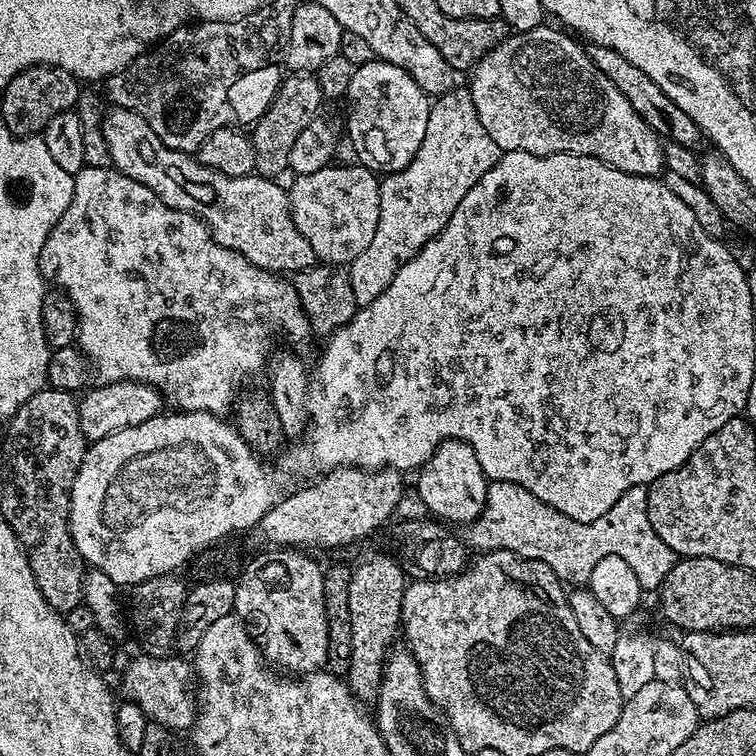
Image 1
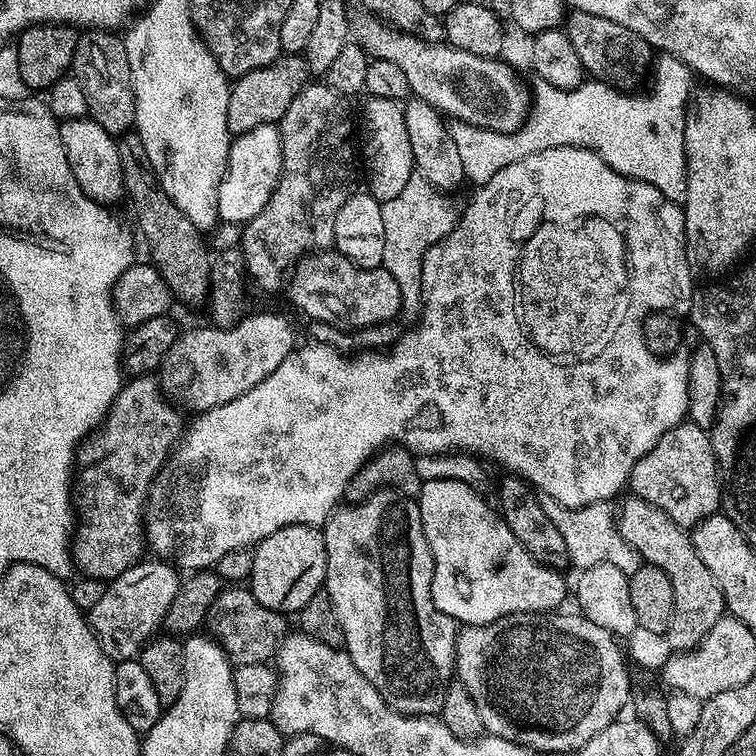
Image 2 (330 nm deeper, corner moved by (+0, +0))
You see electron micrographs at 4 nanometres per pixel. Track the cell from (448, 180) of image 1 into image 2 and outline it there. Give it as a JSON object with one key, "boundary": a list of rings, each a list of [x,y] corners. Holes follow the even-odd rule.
{"boundary":[[[413,174],[410,182],[406,182],[406,187],[395,198],[381,203],[382,223],[386,230],[386,250],[382,267],[394,274],[394,282],[398,282],[398,290],[405,305],[425,299],[424,255],[428,248],[435,249],[444,241],[456,225],[458,208],[444,196],[447,195],[437,190],[425,176]]]}

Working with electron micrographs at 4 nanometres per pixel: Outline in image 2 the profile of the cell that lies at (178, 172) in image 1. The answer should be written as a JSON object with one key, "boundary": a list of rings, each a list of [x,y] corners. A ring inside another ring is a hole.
{"boundary":[[[325,250],[301,258],[286,285],[286,293],[296,308],[308,315],[309,321],[321,320],[341,330],[372,328],[392,320],[402,309],[402,294],[394,274],[385,268],[359,268],[341,252]]]}

